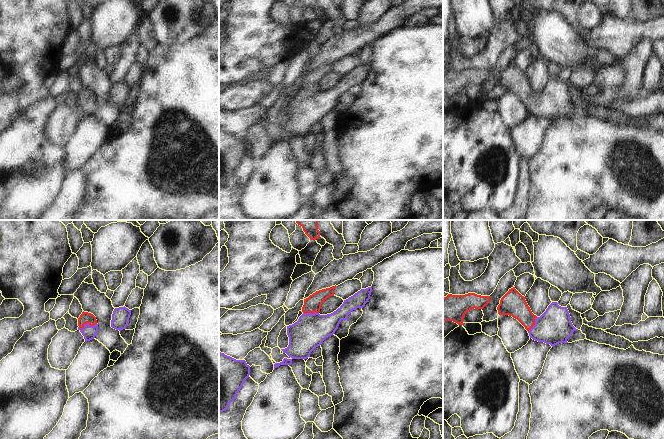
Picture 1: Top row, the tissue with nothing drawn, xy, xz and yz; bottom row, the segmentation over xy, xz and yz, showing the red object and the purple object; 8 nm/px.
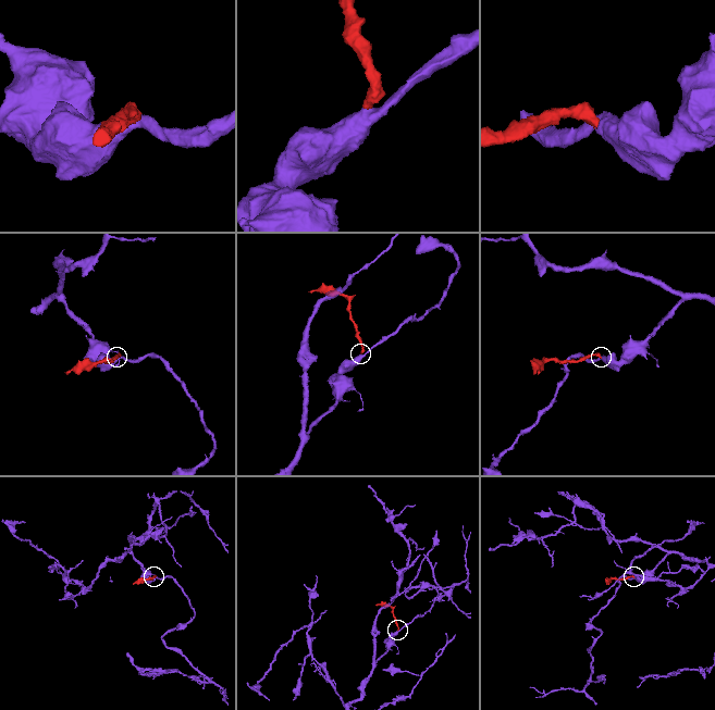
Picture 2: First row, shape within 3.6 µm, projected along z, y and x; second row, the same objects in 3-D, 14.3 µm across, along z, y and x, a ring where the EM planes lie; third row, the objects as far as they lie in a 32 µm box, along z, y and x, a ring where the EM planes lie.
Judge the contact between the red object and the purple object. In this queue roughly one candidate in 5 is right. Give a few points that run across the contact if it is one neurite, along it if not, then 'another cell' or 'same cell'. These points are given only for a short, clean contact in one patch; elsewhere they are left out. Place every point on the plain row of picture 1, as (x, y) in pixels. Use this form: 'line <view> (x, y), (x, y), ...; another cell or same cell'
line xy (85, 93), (86, 99), (89, 108); same cell

